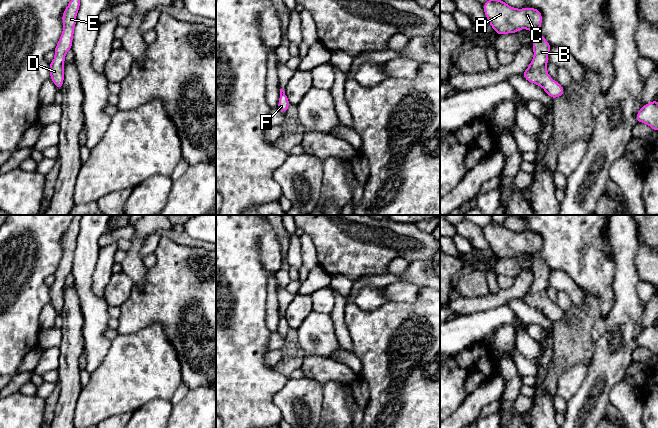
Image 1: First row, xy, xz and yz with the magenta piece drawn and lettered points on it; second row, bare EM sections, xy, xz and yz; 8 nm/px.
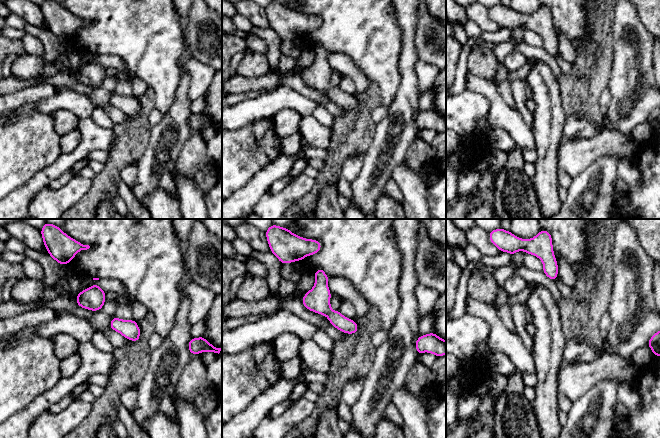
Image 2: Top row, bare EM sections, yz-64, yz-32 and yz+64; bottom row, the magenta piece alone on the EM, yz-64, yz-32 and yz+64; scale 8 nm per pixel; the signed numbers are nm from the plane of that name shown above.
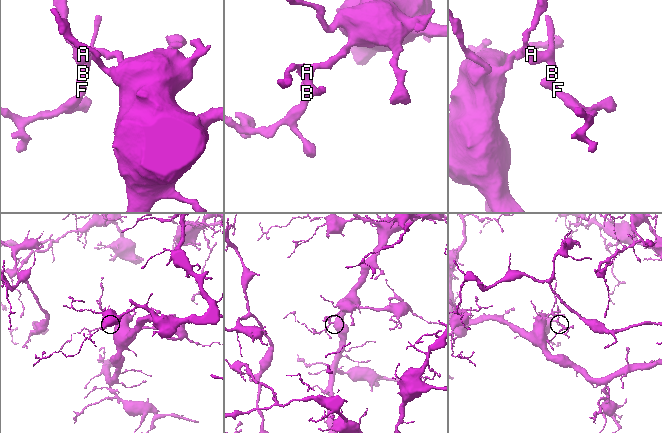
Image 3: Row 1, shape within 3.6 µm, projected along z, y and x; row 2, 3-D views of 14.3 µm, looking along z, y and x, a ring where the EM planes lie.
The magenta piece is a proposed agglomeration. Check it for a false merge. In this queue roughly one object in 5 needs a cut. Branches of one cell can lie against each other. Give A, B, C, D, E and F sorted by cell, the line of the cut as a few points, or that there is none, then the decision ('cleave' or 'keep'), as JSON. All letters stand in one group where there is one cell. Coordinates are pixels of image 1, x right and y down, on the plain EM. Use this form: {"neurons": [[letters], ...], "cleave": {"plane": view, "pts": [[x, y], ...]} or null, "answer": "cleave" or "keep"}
{"neurons": [["A", "B", "C", "D", "E", "F"]], "cleave": null, "answer": "keep"}

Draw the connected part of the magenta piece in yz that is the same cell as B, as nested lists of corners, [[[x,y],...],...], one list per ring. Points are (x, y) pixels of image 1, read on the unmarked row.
[[[494,221],[484,227],[483,232],[489,248],[499,259],[517,257],[520,253],[527,253],[533,257],[534,280],[522,299],[528,306],[542,311],[552,323],[563,320],[563,311],[547,296],[551,269],[540,257],[541,236],[536,232],[517,233]]]

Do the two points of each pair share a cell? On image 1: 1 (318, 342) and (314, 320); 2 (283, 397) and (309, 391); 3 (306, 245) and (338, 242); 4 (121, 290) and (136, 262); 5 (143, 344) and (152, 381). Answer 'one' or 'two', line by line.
1: one
2: one
3: two
4: two
5: one

